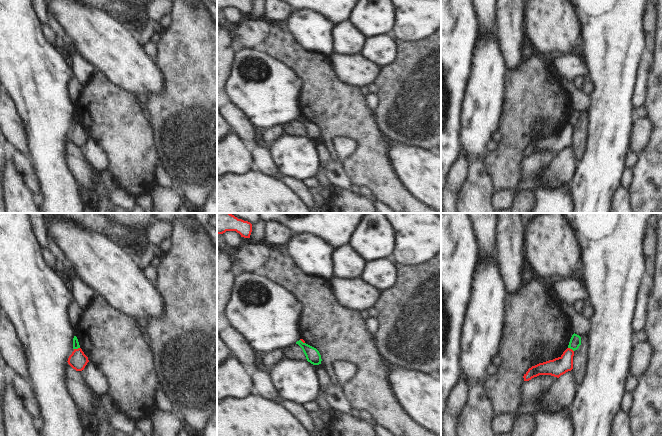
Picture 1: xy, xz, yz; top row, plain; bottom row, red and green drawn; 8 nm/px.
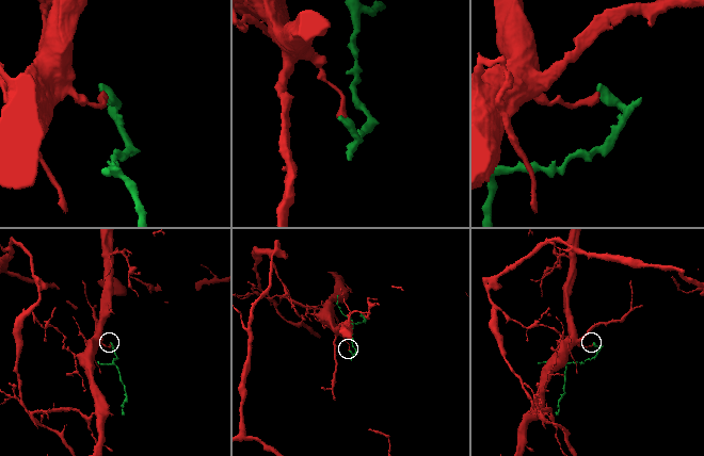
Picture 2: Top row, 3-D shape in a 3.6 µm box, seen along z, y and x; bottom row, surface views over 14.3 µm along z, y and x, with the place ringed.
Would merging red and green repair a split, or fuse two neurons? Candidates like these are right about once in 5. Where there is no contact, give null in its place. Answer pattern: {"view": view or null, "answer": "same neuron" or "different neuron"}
{"view": "xy", "answer": "different neuron"}

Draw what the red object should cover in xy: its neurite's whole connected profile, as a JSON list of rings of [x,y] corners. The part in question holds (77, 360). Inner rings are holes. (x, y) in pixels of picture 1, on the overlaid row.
[[[78,348],[74,349],[72,354],[69,356],[67,362],[76,371],[82,371],[84,370],[89,360],[88,357],[82,351],[82,349]]]

